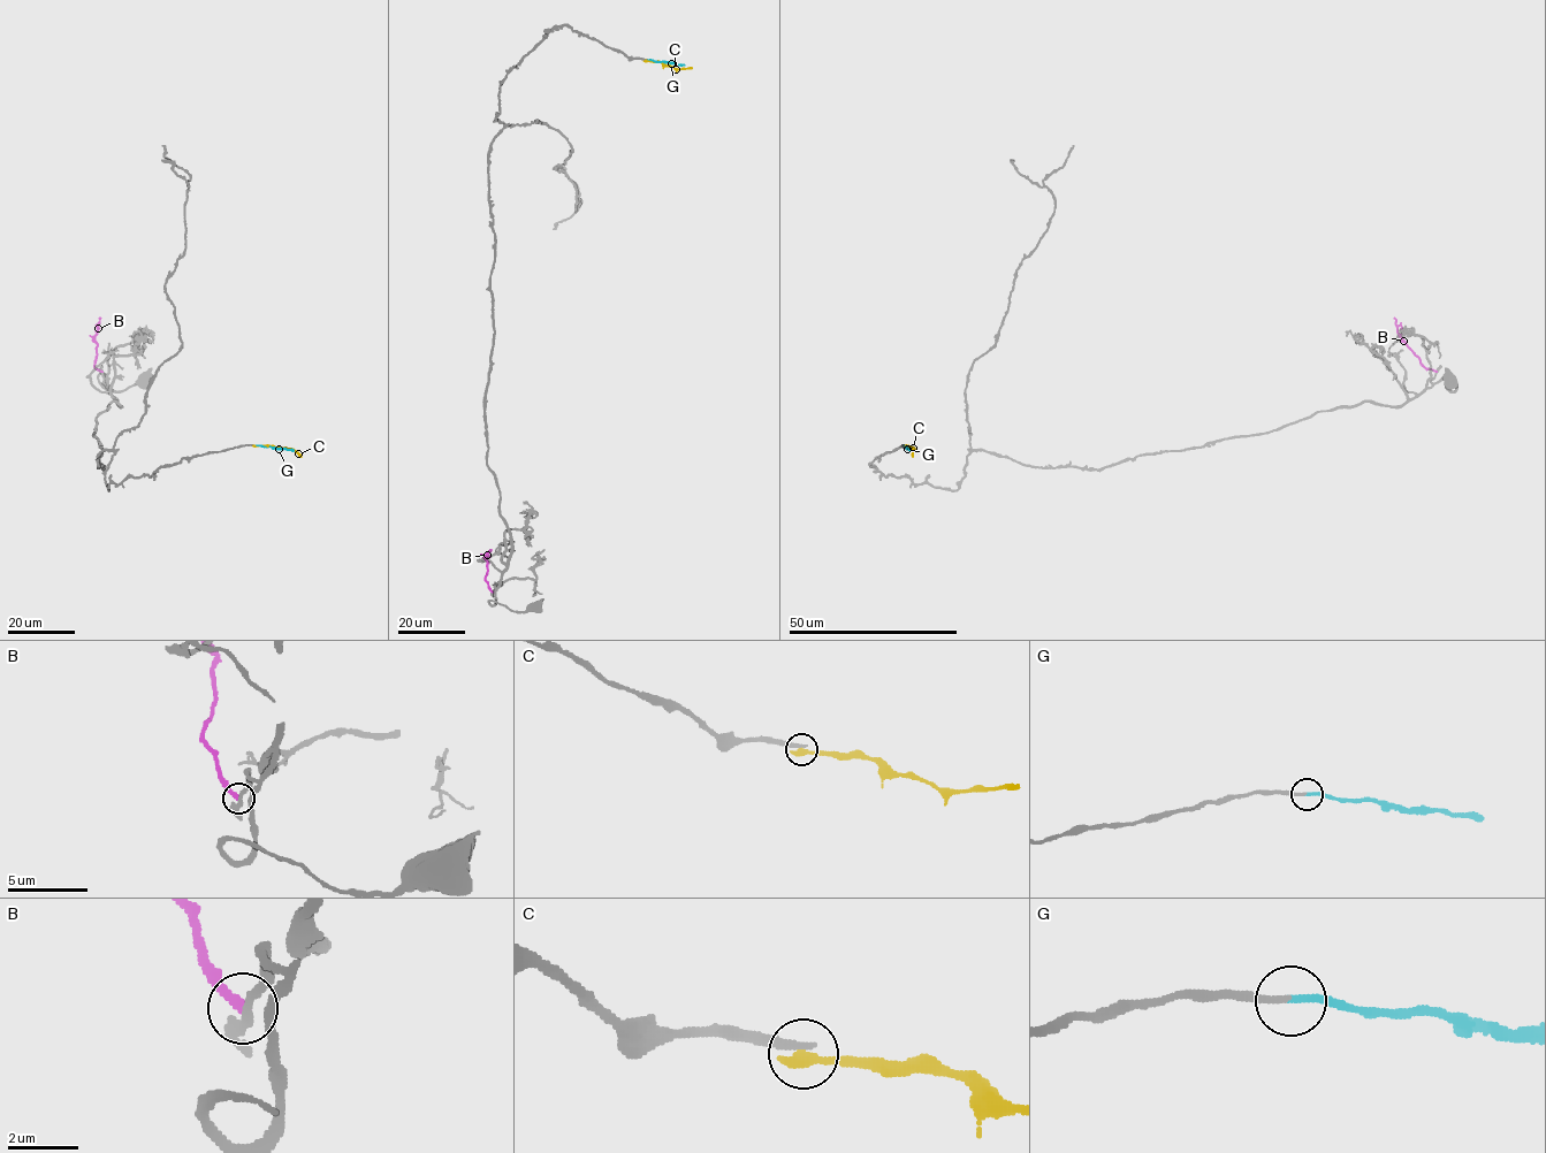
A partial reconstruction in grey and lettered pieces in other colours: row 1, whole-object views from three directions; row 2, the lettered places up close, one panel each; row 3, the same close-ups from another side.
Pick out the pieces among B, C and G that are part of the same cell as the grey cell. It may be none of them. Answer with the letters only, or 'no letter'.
G

